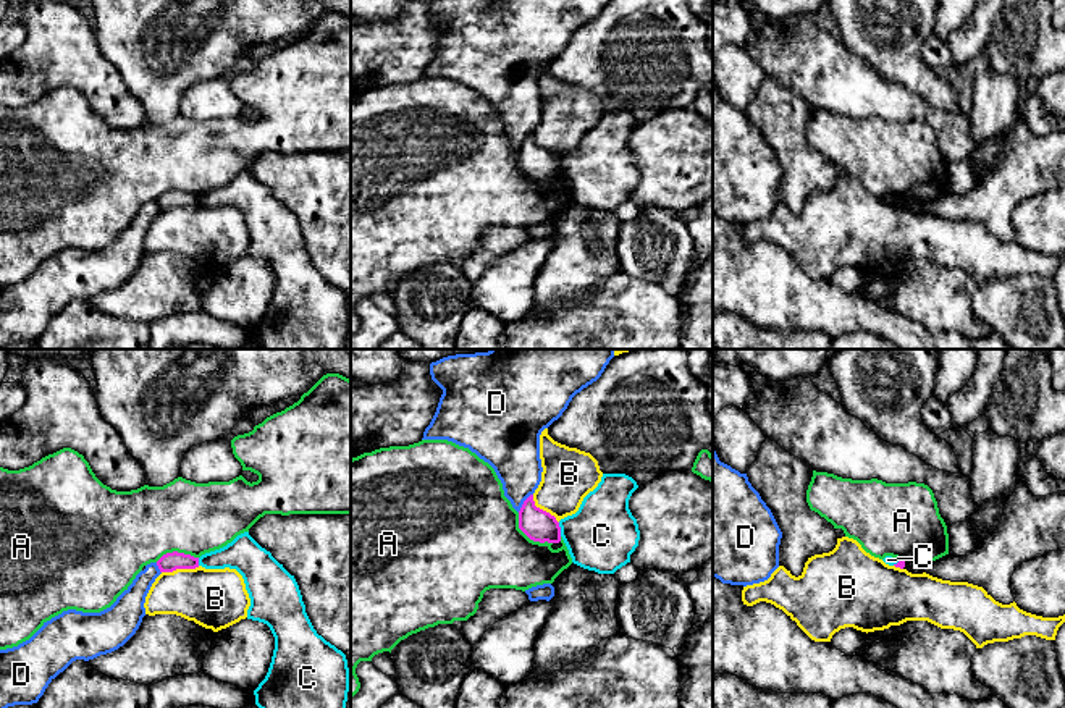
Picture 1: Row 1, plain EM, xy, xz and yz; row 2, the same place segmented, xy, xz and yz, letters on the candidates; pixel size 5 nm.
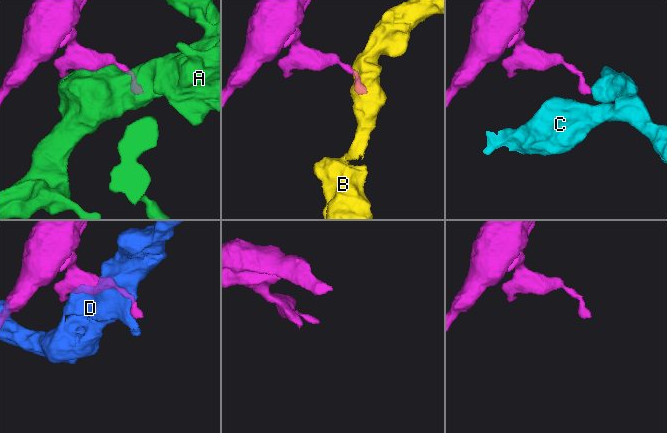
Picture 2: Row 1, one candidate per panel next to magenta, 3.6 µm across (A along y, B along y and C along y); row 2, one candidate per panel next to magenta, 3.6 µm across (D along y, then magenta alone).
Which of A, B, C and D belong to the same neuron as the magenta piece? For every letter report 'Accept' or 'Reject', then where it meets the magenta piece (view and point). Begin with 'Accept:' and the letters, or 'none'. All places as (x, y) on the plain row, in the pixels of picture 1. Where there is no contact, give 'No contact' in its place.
Accept: none
A: Reject. Touches magenta at xz (529, 175)
B: Reject. Touches magenta at xy (180, 206)
C: Reject. Touches magenta at xz (559, 167)
D: Reject. Touches magenta at xz (524, 141)

